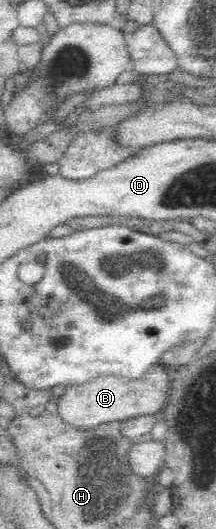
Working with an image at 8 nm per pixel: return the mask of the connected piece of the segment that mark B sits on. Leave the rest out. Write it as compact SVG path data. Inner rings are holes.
M159 363L138 379L100 376L82 385L68 386L57 401L59 416L74 427L94 427L101 423L126 421L140 415L158 415L169 395L170 369Z

